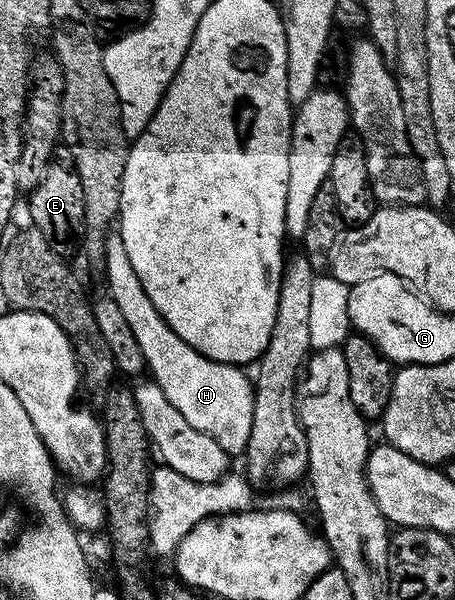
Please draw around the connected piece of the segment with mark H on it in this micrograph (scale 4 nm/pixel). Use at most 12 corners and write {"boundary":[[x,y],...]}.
{"boundary":[[107,236],[106,294],[169,405],[228,456],[253,429],[242,366],[185,345]]}

